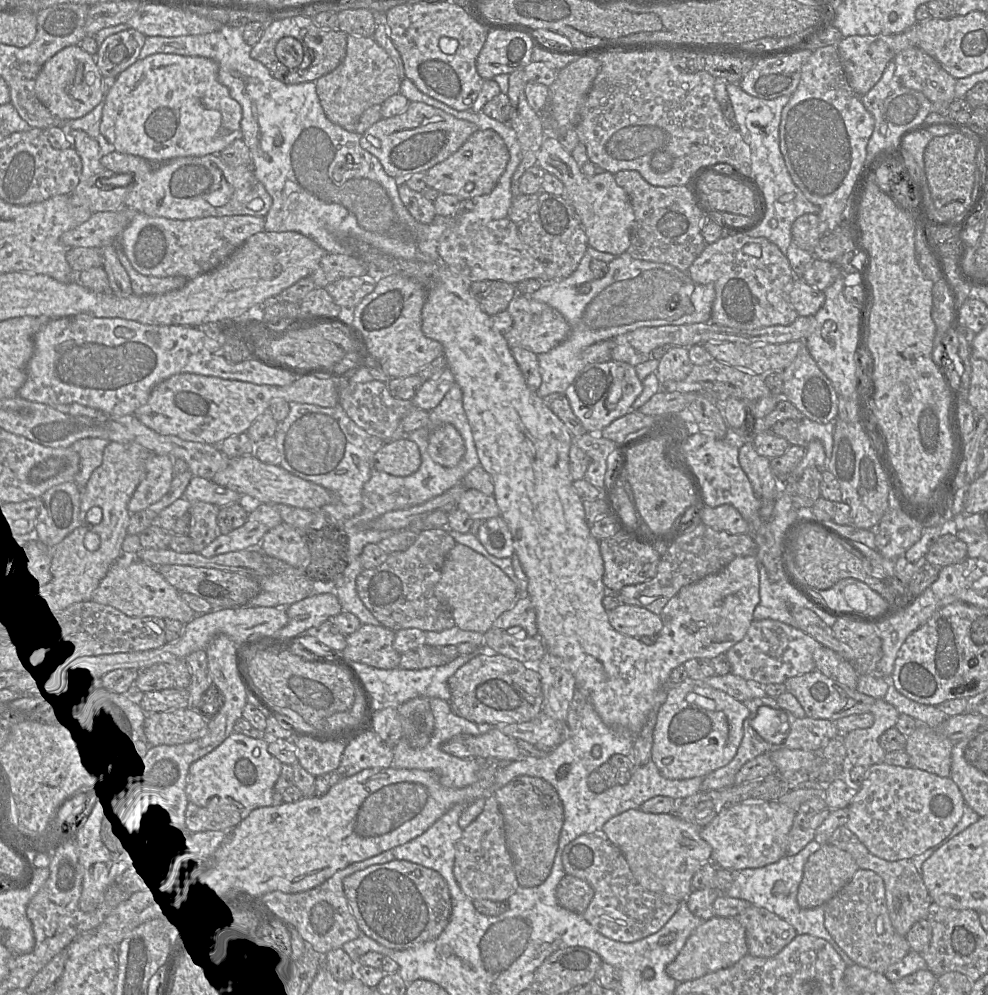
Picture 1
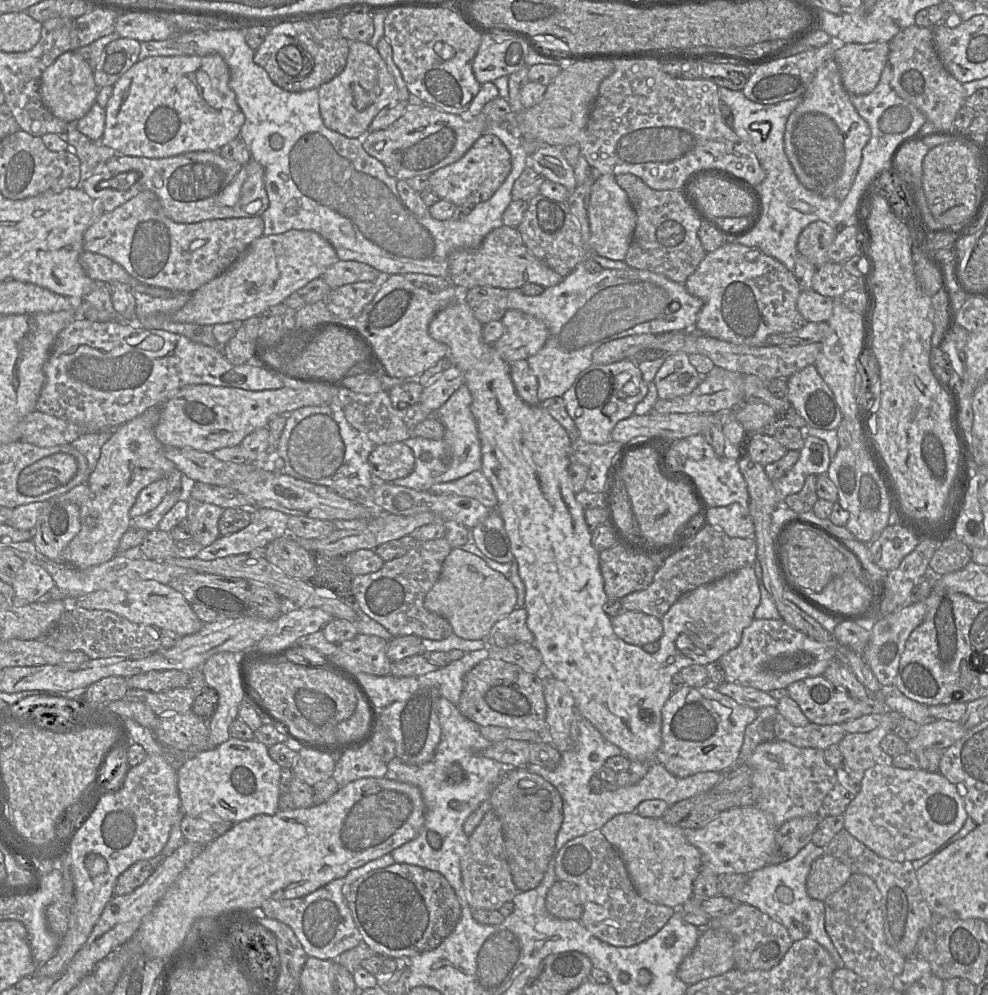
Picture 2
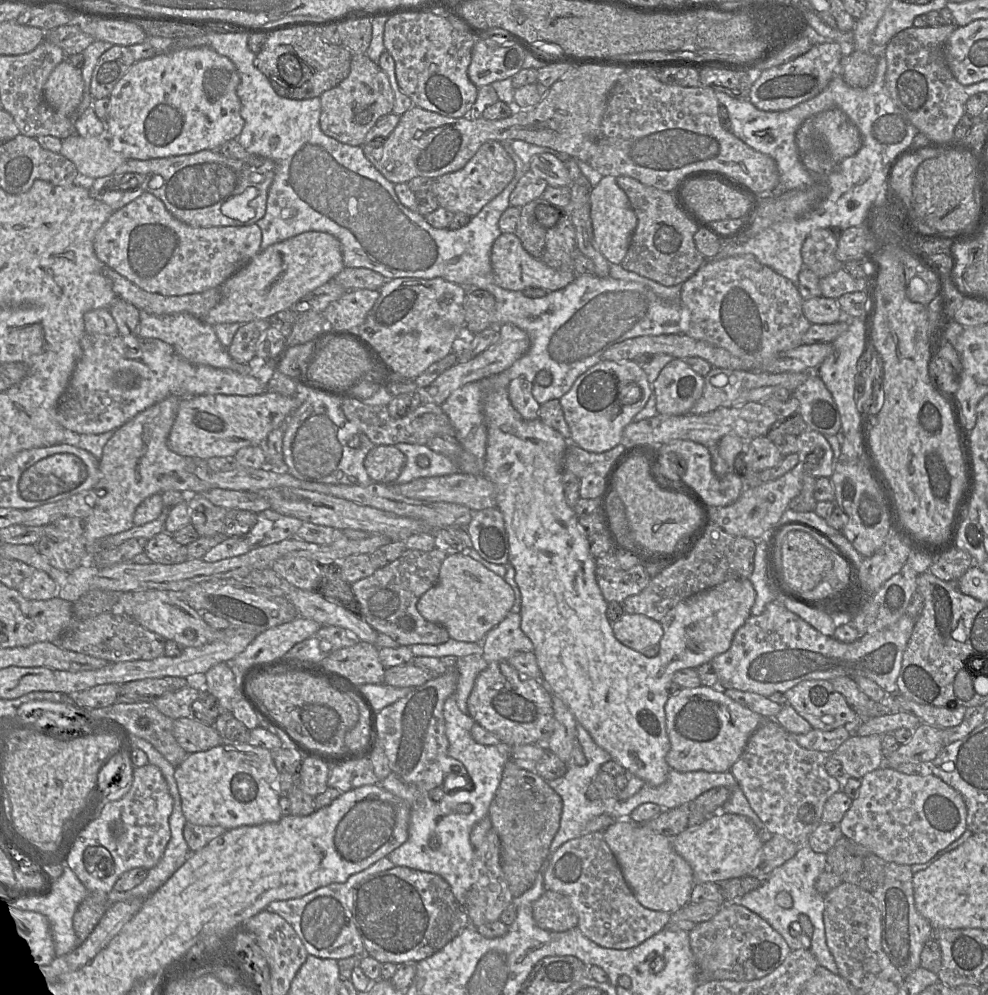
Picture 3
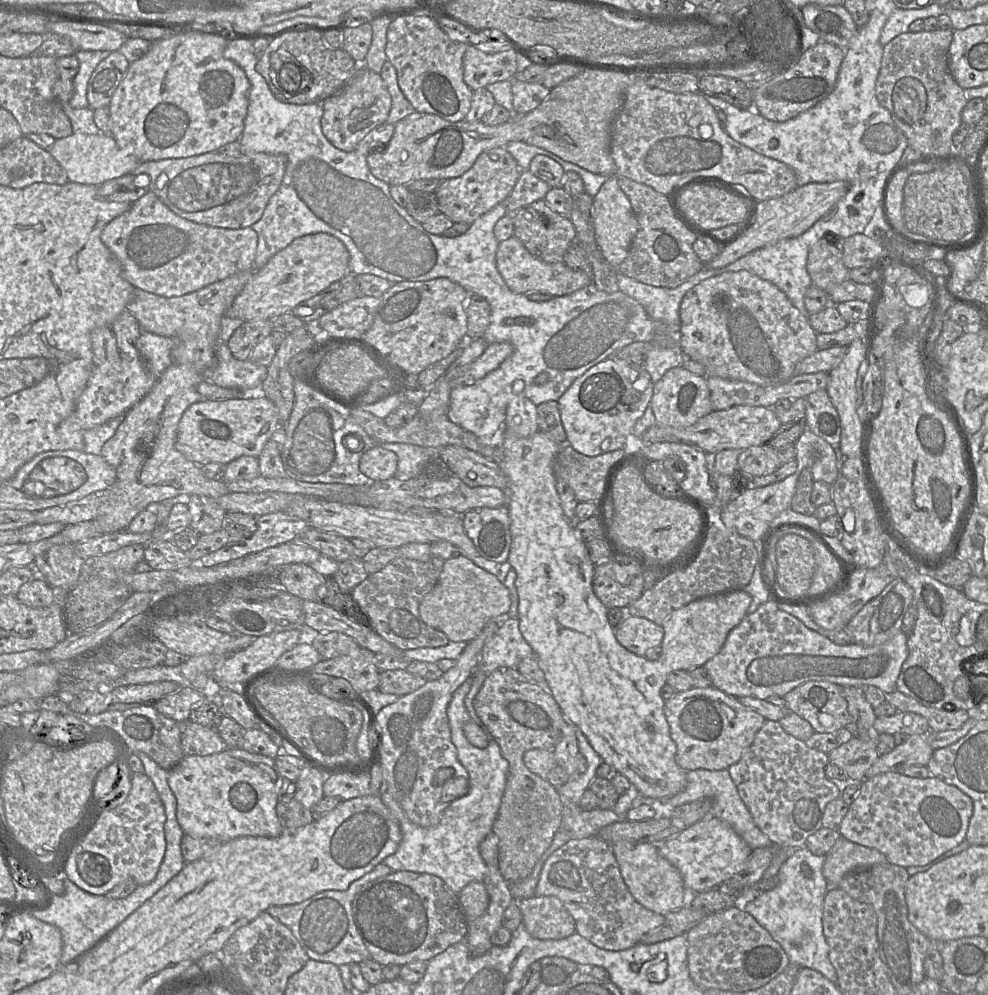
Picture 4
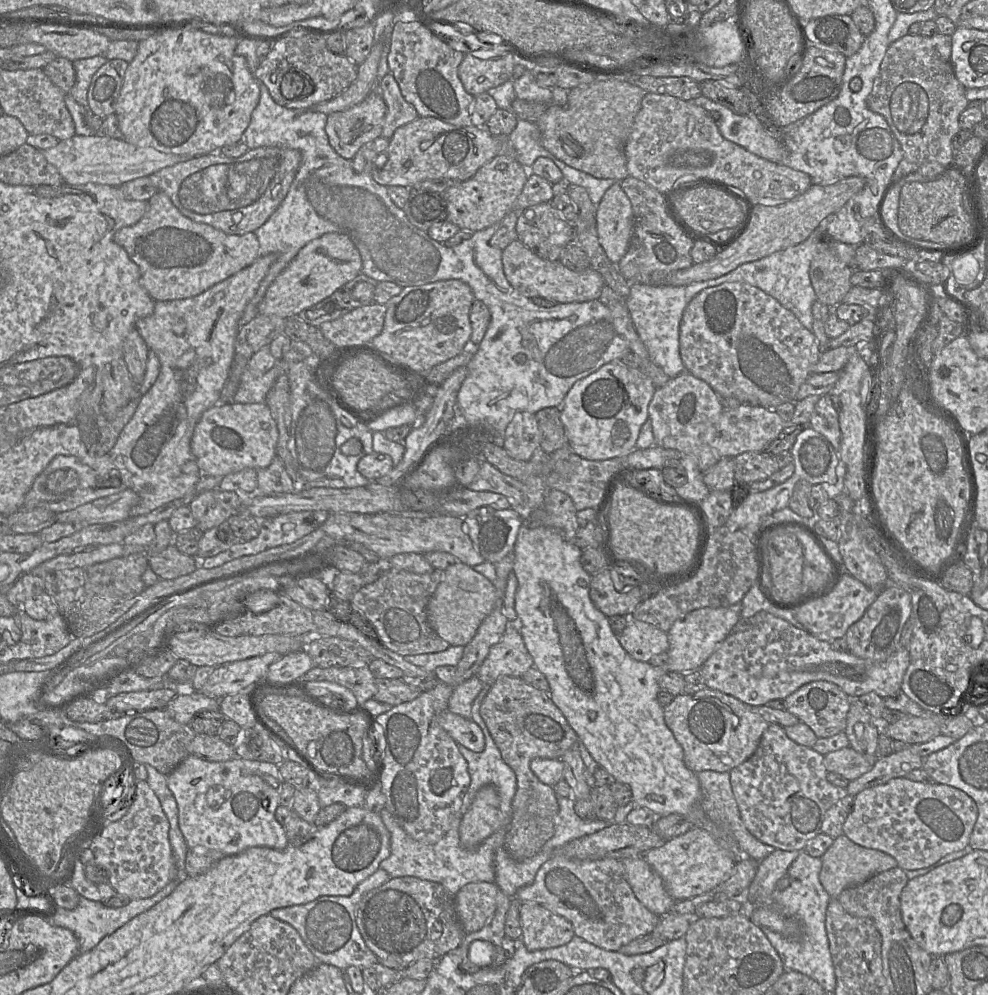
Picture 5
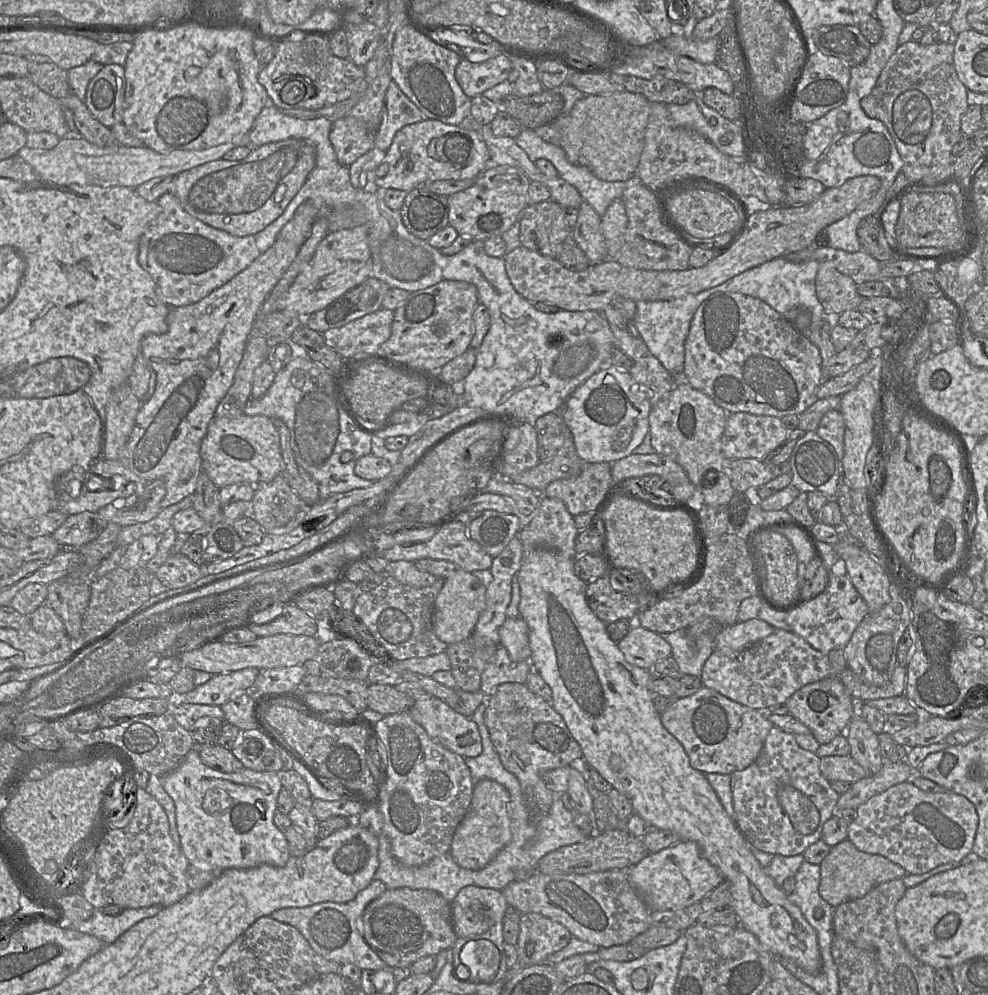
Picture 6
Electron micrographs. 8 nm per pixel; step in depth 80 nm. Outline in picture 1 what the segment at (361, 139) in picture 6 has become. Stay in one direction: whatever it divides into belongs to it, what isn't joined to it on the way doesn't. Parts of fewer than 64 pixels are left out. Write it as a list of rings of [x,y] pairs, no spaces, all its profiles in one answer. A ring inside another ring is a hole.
[[[347,36],[346,55],[332,72],[316,81],[316,90],[326,117],[347,131],[355,132],[362,113],[373,105],[382,105],[389,97],[400,92],[398,68],[374,37]]]

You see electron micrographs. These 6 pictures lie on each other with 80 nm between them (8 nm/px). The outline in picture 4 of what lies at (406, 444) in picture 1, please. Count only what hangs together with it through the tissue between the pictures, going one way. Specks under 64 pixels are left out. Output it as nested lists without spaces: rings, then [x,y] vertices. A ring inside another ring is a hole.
[[[375,446],[363,454],[359,468],[372,482],[385,481],[396,477],[398,457],[393,451]]]

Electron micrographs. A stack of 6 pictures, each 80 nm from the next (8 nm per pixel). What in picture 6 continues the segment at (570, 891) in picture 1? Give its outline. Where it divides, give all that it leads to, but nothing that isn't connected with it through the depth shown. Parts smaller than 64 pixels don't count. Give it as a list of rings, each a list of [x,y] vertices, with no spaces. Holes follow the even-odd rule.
[[[525,913],[520,917],[517,965],[521,968],[545,962],[545,959],[566,947],[572,934],[562,924],[541,914]]]

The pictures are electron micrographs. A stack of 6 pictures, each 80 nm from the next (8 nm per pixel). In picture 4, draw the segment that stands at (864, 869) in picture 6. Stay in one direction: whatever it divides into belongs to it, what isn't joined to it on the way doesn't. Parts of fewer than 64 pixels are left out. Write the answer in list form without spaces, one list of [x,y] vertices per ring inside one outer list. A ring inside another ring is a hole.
[[[840,835],[825,855],[823,876],[830,887],[835,887],[848,873],[886,862],[886,856],[878,850],[856,844]]]

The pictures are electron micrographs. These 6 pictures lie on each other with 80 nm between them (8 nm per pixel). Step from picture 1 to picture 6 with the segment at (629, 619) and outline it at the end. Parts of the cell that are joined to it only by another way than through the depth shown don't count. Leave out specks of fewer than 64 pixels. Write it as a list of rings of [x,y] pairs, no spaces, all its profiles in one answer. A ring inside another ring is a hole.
[[[638,624],[633,625],[617,647],[627,662],[647,670],[672,654],[671,645],[664,638]]]

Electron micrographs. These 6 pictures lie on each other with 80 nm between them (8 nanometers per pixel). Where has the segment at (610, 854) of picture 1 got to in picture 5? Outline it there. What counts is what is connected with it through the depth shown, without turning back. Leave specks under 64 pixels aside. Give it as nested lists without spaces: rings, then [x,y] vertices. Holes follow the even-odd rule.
[[[552,855],[538,870],[532,884],[520,888],[513,898],[520,903],[536,902],[573,925],[575,936],[607,951],[619,951],[631,941],[650,934],[661,916],[649,911],[634,895],[620,860],[604,858],[593,861],[568,859]]]

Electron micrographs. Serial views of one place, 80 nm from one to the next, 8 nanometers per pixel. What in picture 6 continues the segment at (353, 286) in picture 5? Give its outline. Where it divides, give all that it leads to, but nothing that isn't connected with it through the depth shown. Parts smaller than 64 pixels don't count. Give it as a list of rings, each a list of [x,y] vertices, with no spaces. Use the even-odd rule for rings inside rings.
[[[369,277],[324,309],[307,315],[299,315],[299,319],[307,327],[324,333],[328,329],[342,327],[383,308],[382,302],[389,289],[390,286],[385,282]]]

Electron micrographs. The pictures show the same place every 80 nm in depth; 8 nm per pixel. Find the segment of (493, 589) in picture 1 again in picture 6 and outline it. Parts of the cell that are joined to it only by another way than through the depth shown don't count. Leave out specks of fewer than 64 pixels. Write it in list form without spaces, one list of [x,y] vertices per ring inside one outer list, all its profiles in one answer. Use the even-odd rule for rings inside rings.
[[[456,568],[444,579],[444,585],[435,600],[432,617],[434,632],[441,641],[450,645],[463,641],[472,634],[485,607],[486,589],[473,573],[460,568]]]

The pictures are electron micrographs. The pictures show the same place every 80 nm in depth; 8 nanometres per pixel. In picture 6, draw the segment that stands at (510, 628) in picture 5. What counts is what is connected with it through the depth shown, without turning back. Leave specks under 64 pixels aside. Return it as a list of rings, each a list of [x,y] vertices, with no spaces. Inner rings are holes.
[[[499,645],[481,674],[480,690],[488,697],[501,684],[525,684],[532,670],[530,661],[514,662],[506,648]]]

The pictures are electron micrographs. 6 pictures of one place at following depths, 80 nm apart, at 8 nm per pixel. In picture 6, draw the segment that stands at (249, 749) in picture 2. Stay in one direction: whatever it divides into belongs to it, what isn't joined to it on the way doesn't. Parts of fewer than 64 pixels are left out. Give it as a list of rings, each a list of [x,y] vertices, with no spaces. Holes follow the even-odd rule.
[[[191,749],[175,770],[160,778],[164,790],[175,804],[180,848],[189,864],[203,871],[217,872],[260,865],[286,865],[290,858],[289,845],[284,833],[274,824],[278,795],[282,789],[277,772],[258,772],[245,767],[233,773],[220,772],[206,766],[197,750]]]

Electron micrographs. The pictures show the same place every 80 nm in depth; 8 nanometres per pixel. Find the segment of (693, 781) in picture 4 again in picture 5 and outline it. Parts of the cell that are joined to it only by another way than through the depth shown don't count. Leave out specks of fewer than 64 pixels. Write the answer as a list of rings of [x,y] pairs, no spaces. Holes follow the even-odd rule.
[[[704,770],[696,774],[702,791],[701,805],[703,810],[714,823],[724,828],[736,840],[742,854],[760,862],[772,853],[775,848],[758,840],[744,825],[732,790],[730,773]]]

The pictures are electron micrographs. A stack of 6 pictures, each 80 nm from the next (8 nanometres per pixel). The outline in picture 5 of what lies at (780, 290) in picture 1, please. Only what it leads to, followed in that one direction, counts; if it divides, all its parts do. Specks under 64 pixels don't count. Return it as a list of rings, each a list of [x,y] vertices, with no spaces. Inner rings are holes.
[[[725,282],[718,286],[703,289],[687,305],[680,324],[679,339],[680,354],[687,372],[705,381],[720,396],[733,398],[742,404],[759,405],[769,409],[776,409],[785,402],[796,402],[796,395],[801,385],[813,373],[813,367],[818,362],[821,351],[814,333],[805,328],[790,310],[783,307],[775,298],[763,290],[745,282]]]

